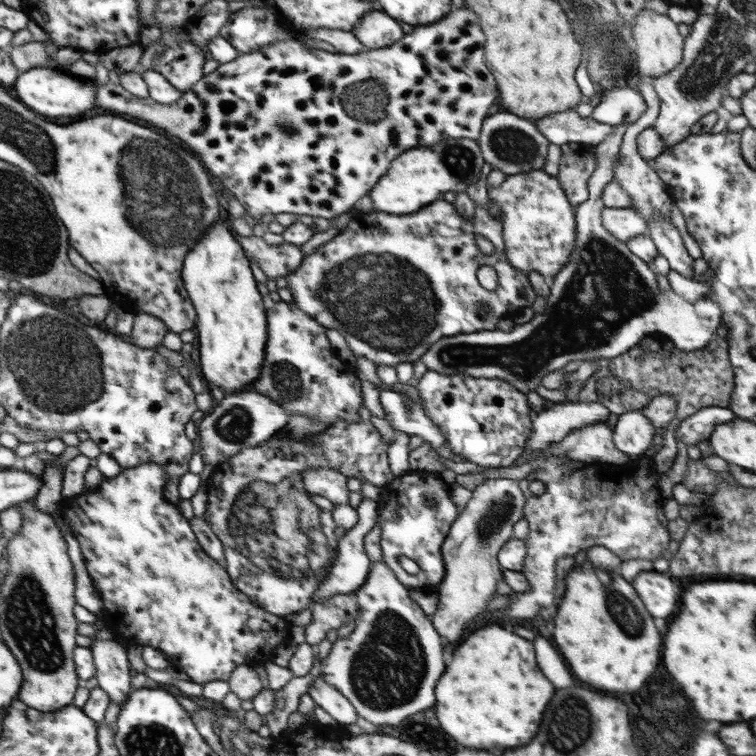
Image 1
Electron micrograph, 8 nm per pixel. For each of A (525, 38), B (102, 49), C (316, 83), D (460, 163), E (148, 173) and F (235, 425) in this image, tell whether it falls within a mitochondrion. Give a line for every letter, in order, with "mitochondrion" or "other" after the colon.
A: other
B: other
C: other
D: mitochondrion
E: mitochondrion
F: mitochondrion

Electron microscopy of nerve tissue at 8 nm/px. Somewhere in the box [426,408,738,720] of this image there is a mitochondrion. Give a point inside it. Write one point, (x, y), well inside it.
(498, 511)

